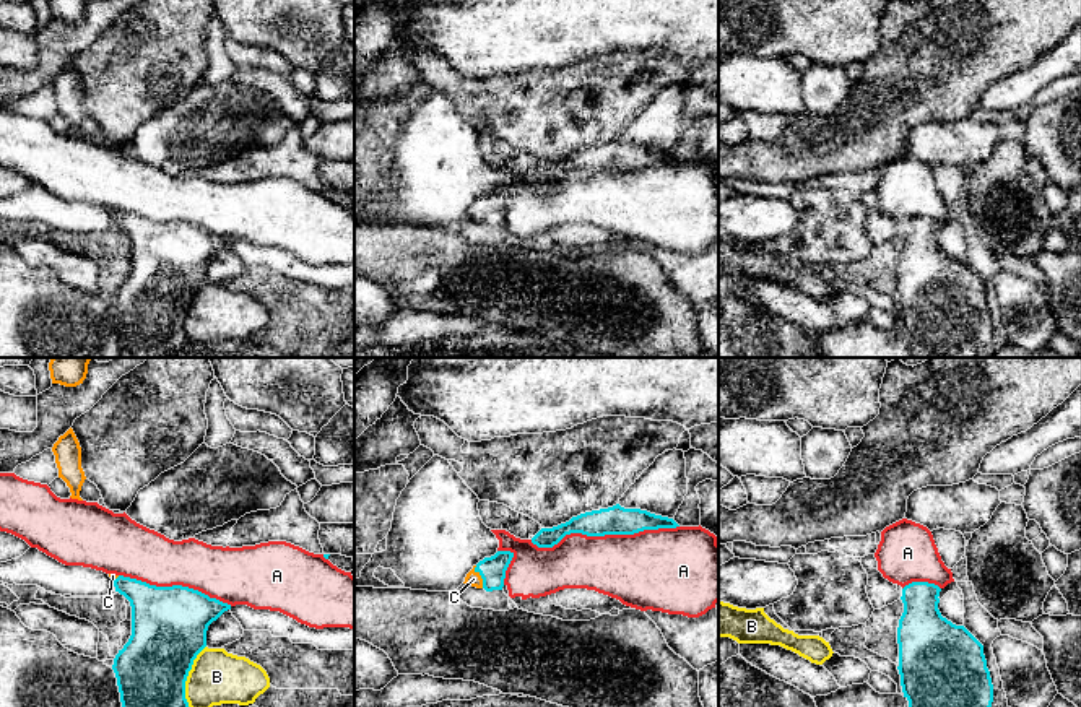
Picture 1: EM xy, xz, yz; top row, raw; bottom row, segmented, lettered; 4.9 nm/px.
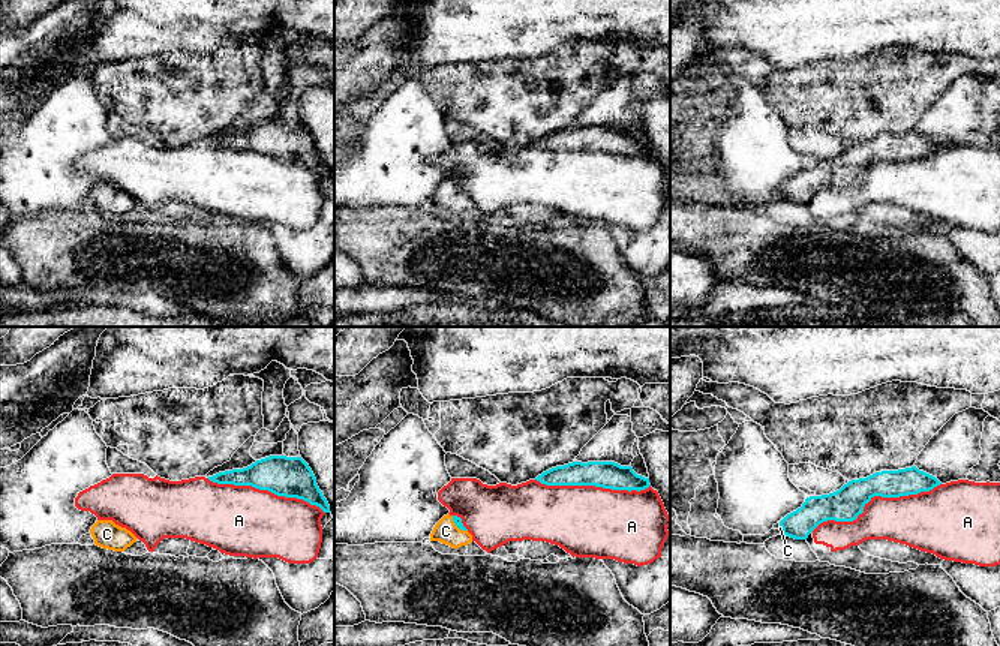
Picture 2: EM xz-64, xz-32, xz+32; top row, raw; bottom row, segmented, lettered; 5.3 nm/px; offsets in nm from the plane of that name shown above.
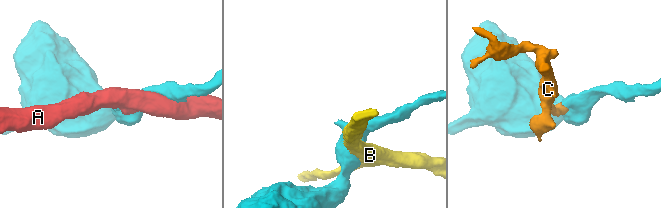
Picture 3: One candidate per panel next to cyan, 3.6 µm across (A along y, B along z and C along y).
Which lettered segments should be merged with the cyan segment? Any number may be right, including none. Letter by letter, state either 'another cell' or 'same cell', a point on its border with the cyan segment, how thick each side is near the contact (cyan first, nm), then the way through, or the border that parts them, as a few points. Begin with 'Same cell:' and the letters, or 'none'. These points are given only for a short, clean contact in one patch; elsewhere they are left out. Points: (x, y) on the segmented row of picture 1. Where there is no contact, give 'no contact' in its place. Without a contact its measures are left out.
Same cell: C
A: another cell; meets cyan in xz at (603, 535); 140 nm thick on the cyan side, 360 nm on the other
B: another cell; meets cyan in xy at (187, 675); 360 nm thick on the cyan side, 260 nm on the other
C: same cell; meets cyan in xz at (481, 577); 130 nm thick on the cyan side, 70 nm on the other; runs through xz (491, 569), (481, 577), (473, 579)

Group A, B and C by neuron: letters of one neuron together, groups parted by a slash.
A / B / C

